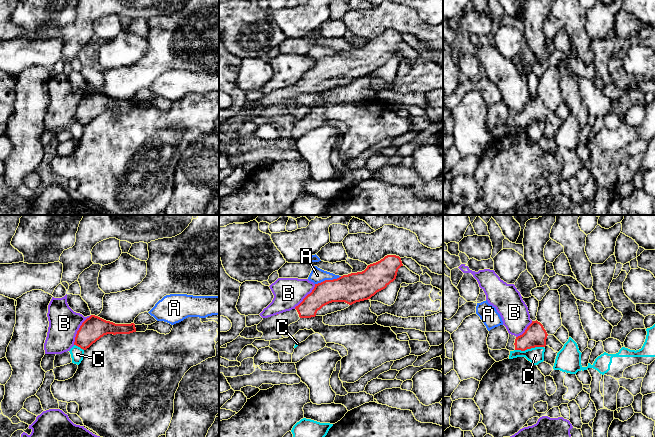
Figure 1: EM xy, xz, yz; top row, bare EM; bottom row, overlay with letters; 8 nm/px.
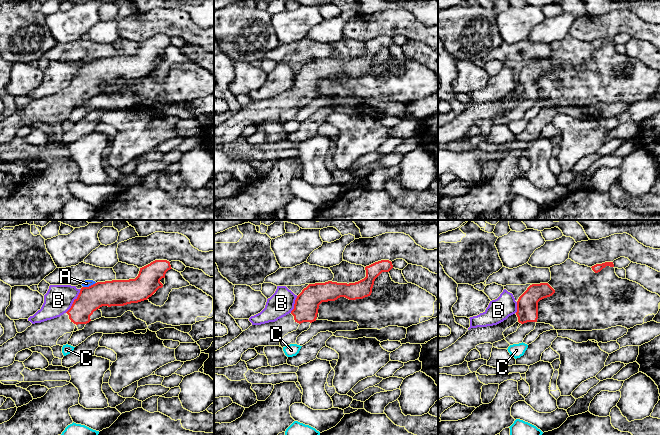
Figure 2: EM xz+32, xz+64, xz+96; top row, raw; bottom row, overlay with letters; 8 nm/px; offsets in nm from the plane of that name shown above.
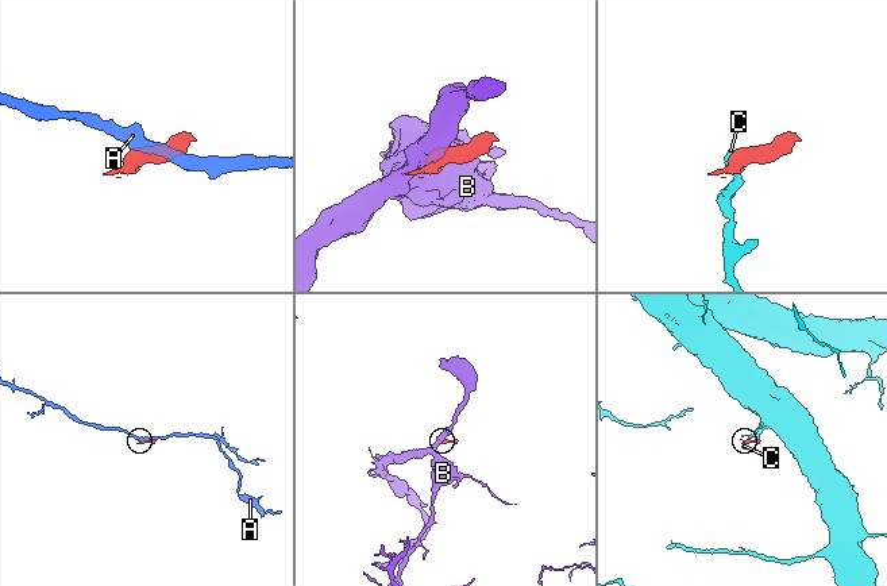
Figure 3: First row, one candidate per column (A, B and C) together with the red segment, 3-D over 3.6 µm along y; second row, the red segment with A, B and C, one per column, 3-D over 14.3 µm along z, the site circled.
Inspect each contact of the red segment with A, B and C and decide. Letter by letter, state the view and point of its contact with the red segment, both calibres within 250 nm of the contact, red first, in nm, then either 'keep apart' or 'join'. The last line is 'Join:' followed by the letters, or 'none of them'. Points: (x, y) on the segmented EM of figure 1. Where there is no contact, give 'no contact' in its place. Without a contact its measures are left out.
A: meets red in xz at (328, 280); 240 nm thick on the red side, 120 nm on the other; keep apart
B: meets red in xy at (79, 329); 190 nm thick on the red side, 240 nm on the other; keep apart
C: meets red in yz at (529, 348); 180 nm thick on the red side, 130 nm on the other; keep apart
Join: none of them

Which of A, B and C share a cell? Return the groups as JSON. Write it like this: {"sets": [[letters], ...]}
{"sets": [["A"], ["B"], ["C"]]}

